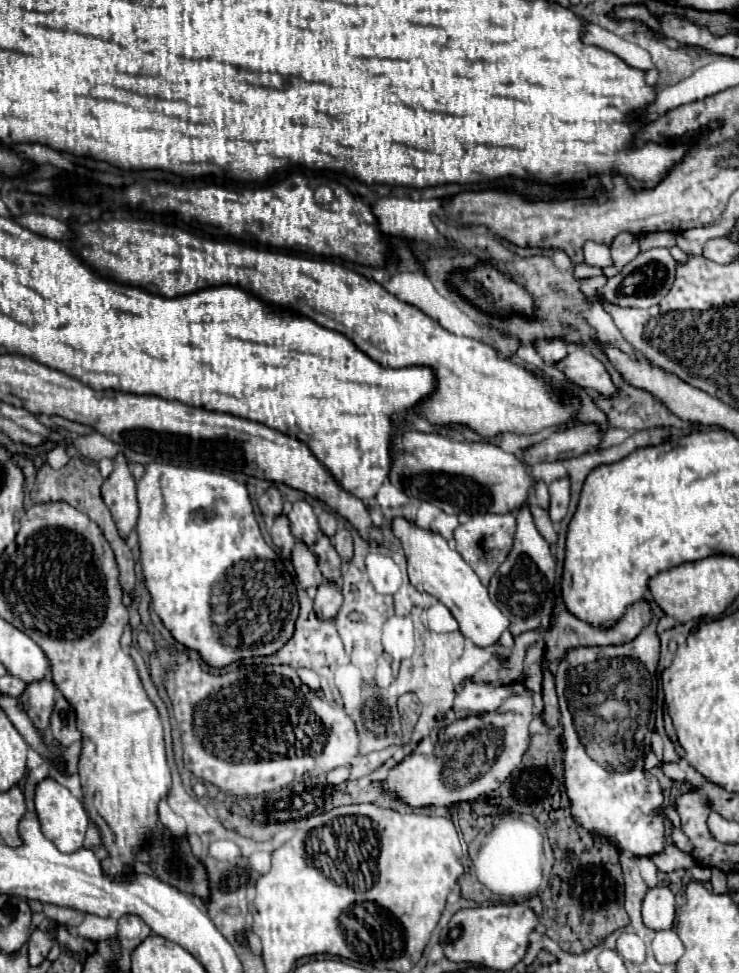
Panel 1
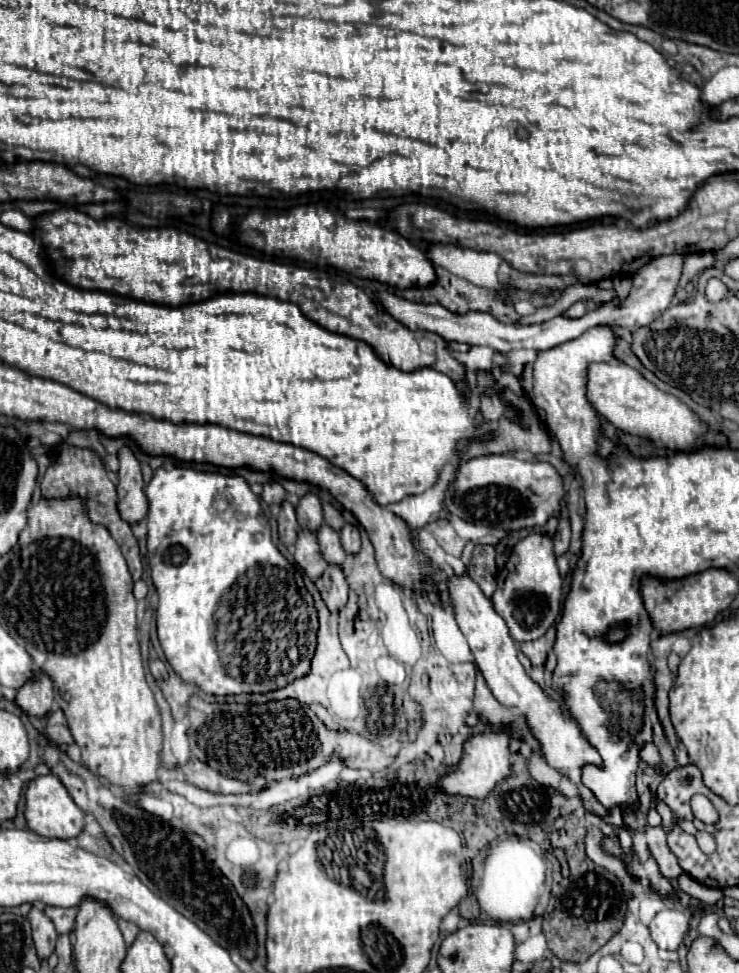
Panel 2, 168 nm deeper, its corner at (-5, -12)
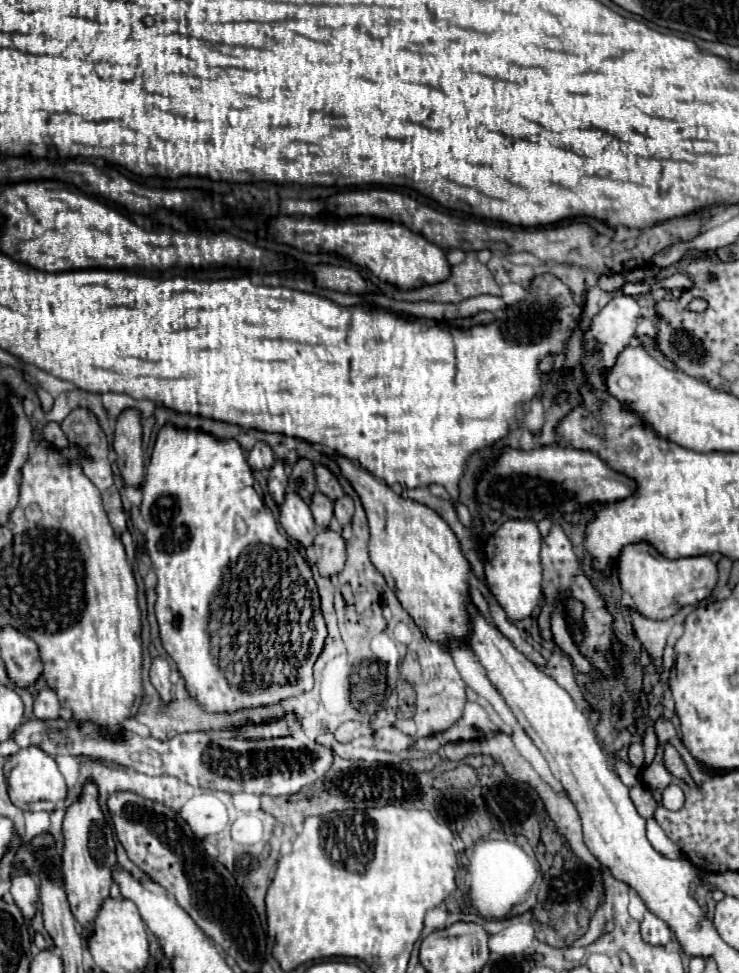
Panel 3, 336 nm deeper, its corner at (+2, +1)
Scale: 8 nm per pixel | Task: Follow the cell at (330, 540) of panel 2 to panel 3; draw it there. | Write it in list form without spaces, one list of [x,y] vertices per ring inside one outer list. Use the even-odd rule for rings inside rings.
[[[316,491],[314,497],[312,497],[312,503],[310,503],[310,511],[314,515],[314,521],[316,521],[318,529],[330,527],[330,521],[334,517],[334,503],[328,497],[324,497],[322,493]]]

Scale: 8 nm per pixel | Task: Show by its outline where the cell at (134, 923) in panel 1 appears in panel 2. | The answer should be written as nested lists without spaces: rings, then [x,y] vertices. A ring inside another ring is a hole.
[[[122,918],[119,919],[118,924],[123,935],[123,938],[125,940],[125,943],[129,944],[129,942],[133,942],[133,940],[136,938],[137,934],[140,931],[139,927],[134,926],[134,924]]]

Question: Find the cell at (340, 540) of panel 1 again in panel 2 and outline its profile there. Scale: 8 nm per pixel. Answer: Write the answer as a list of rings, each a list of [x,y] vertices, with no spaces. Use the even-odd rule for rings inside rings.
[[[345,524],[345,526],[341,528],[341,544],[343,544],[345,552],[349,552],[349,554],[357,554],[359,548],[361,548],[359,528],[357,528],[357,526],[351,526],[351,524]]]

